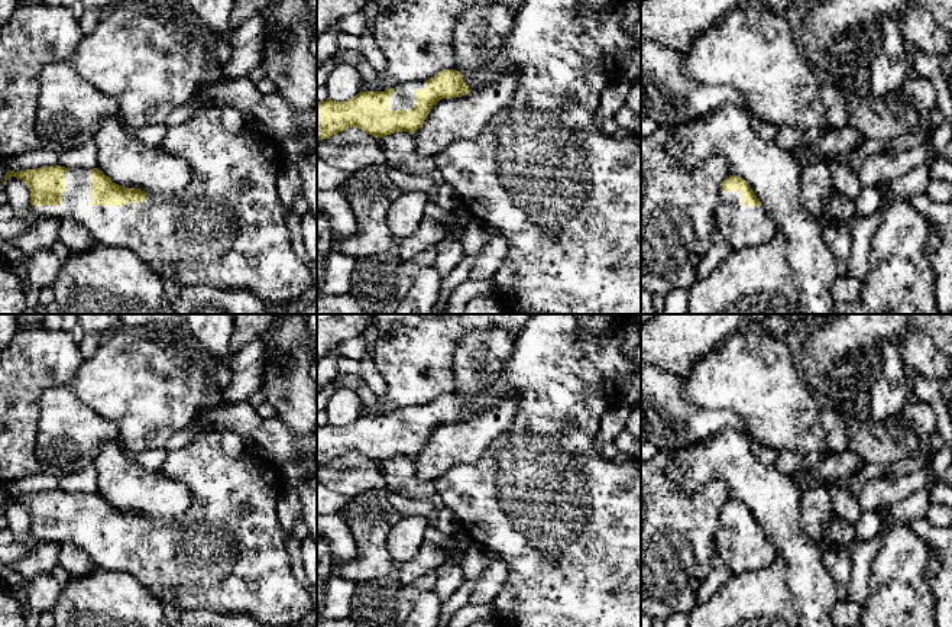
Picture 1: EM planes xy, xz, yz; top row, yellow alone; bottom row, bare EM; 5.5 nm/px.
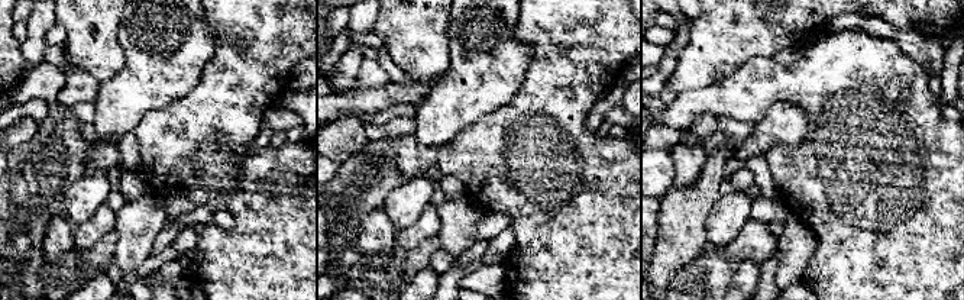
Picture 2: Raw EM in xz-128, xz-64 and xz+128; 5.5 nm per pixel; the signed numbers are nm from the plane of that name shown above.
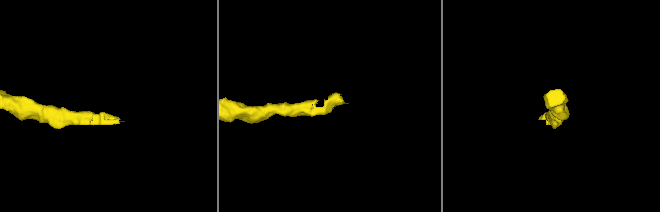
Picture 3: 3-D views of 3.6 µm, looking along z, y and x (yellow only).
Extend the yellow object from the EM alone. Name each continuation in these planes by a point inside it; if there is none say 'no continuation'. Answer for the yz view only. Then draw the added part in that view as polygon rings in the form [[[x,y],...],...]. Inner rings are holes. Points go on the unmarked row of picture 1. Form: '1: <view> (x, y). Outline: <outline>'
1: yz (742, 550). Outline: [[[719,516],[715,549],[734,575],[767,568],[775,556],[775,547],[765,531],[742,530],[739,516]]]

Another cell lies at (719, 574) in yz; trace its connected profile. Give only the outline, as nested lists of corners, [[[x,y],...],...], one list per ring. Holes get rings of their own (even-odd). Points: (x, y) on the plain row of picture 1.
[[[715,549],[709,576],[696,592],[696,605],[706,602],[718,589],[721,589],[729,581],[732,575],[734,573],[731,568],[721,560]]]

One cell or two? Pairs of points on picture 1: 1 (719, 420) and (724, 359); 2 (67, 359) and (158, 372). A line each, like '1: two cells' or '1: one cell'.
1: two cells
2: two cells

